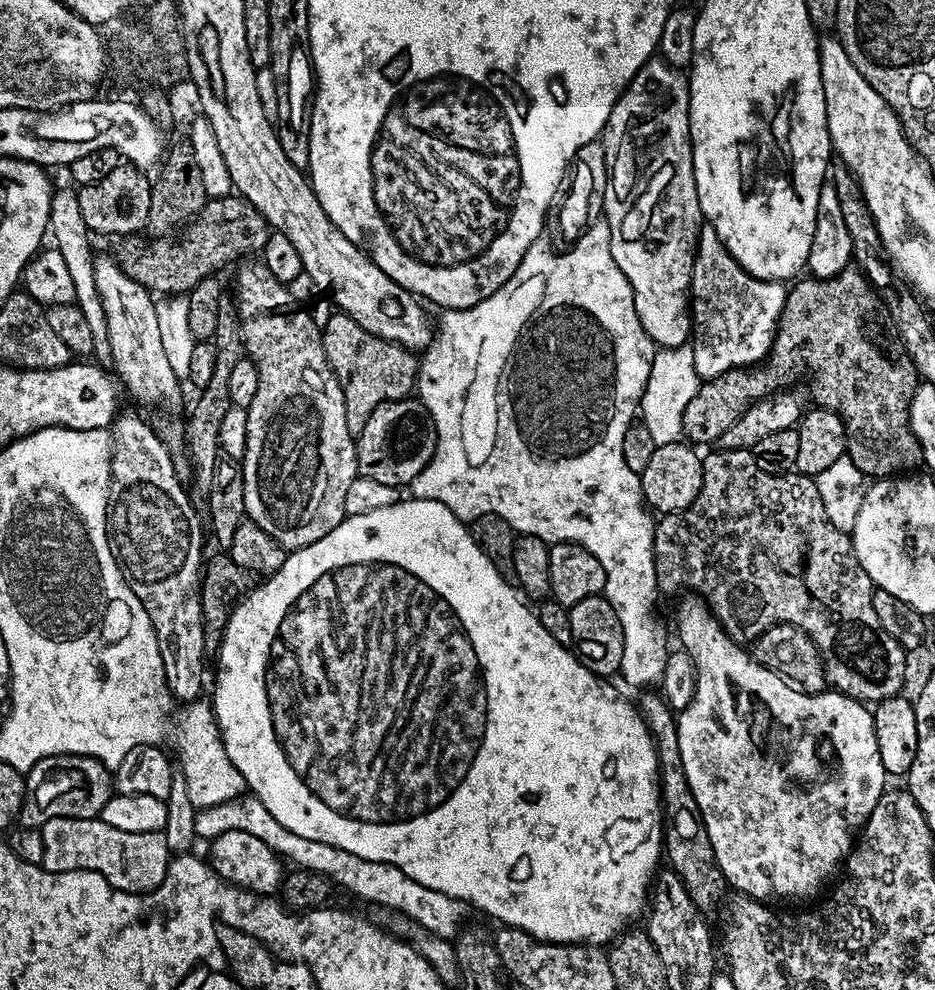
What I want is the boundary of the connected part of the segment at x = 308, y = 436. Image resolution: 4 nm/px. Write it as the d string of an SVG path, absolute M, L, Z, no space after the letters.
M248 258L239 265L236 272L236 319L240 321L240 340L244 344L247 359L256 366L256 393L251 402L248 403L248 421L246 422L246 450L242 467L245 482L245 510L247 519L262 526L264 536L270 540L277 540L286 550L305 548L330 534L334 526L344 521L344 503L346 502L346 489L350 482L354 482L358 475L356 467L356 441L350 434L350 426L346 426L346 402L342 398L342 386L334 374L334 370L328 364L326 350L322 346L321 325L314 322L314 318L308 309L301 308L299 302L290 294L286 284L278 282L274 274L270 274L268 267L259 259Z

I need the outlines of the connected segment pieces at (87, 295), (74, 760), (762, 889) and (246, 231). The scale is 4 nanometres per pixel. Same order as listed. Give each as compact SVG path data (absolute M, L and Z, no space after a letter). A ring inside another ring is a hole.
M73 189L53 191L51 198L51 212L49 218L49 231L56 240L56 250L62 254L66 266L69 267L70 278L73 279L75 290L75 303L85 315L89 329L94 334L94 346L92 347L95 359L100 362L108 362L112 359L110 350L109 330L106 327L106 314L102 308L101 296L97 292L97 283L94 282L95 264L94 255L88 246L90 233L82 219L82 212L78 207L76 192Z
M47 756L28 769L19 823L25 828L44 827L50 818L99 817L102 806L114 795L114 776L101 760L89 756Z
M688 594L684 597L686 597L685 600L676 608L676 632L680 635L679 647L688 653L689 658L692 659L692 666L696 670L696 689L692 695L690 706L682 709L678 714L678 719L676 721L676 725L678 726L678 750L680 751L680 757L682 758L682 770L686 774L686 782L694 794L694 802L698 802L698 810L702 810L702 822L706 826L706 834L710 834L710 846L714 846L714 858L722 870L725 881L727 881L731 887L733 884L733 886L740 891L737 893L743 894L745 897L759 900L761 902L776 902L772 900L804 900L807 896L812 896L819 890L820 883L822 883L823 880L839 866L839 864L841 867L841 865L845 863L848 853L851 852L854 847L854 837L861 831L861 829L863 829L864 823L868 821L870 814L874 810L874 806L878 802L878 798L886 790L886 784L884 784L884 780L886 781L886 773L882 766L882 758L878 754L878 738L876 737L876 731L874 730L872 712L869 711L869 709L864 709L867 707L865 707L861 701L852 700L849 696L843 696L838 690L825 690L814 694L801 691L800 688L793 686L779 673L759 664L755 660L753 653L749 651L747 647L741 646L737 641L730 639L728 631L720 625L720 619L712 612L706 601L700 599L700 597L695 594Z
M233 194L209 199L204 209L183 225L182 231L181 236L156 238L148 245L140 244L141 237L133 234L117 243L120 245L114 259L127 276L153 294L187 294L202 279L219 273L219 268L226 267L231 260L263 253L270 225L252 203Z

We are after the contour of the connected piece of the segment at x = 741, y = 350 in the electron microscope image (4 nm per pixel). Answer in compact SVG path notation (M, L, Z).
M701 227L692 267L690 347L701 381L724 376L732 368L756 366L772 351L788 288L779 280L754 278L726 250L722 238L710 227Z

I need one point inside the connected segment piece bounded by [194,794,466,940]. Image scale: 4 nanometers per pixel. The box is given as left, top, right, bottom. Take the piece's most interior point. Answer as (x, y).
(380, 883)

